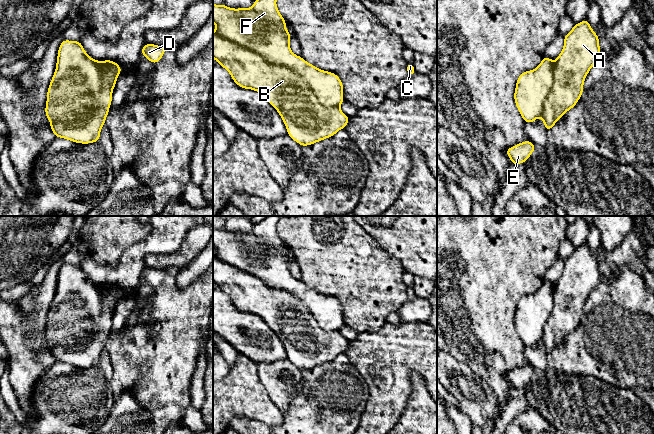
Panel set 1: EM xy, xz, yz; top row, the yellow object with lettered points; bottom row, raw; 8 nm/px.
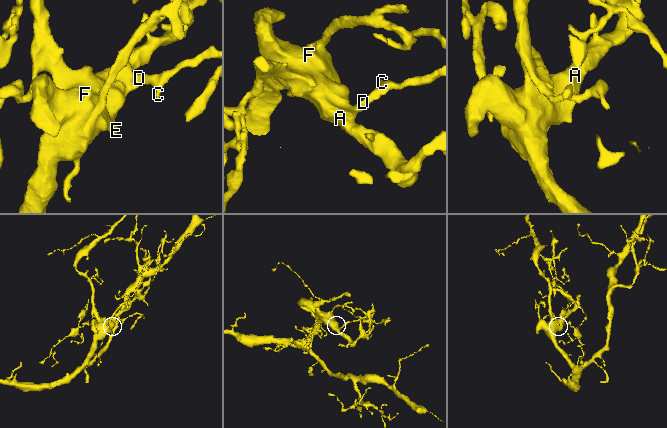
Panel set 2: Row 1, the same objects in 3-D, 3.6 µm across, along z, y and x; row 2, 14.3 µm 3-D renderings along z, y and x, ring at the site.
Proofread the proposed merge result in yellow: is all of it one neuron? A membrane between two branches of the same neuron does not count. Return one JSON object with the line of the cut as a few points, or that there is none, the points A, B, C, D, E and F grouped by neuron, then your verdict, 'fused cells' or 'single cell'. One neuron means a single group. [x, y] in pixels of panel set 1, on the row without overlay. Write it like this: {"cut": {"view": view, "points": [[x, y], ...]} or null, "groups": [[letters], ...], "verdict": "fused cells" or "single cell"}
{"cut": {"view": "xz", "points": [[215, 255], [287, 290], [322, 329], [338, 332]]}, "groups": [["A", "B", "C", "D"], ["E", "F"]], "verdict": "fused cells"}

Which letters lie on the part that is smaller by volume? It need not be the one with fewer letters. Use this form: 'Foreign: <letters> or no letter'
Foreign: E, F

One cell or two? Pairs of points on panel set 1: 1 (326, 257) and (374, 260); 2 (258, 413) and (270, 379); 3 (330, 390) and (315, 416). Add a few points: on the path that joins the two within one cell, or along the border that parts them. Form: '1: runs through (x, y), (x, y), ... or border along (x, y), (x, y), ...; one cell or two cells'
1: runs through (338, 258), (362, 260); one cell
2: border along (257, 368), (260, 382), (269, 398), (280, 409); two cells
3: runs through (328, 396), (317, 407), (317, 410); one cell

